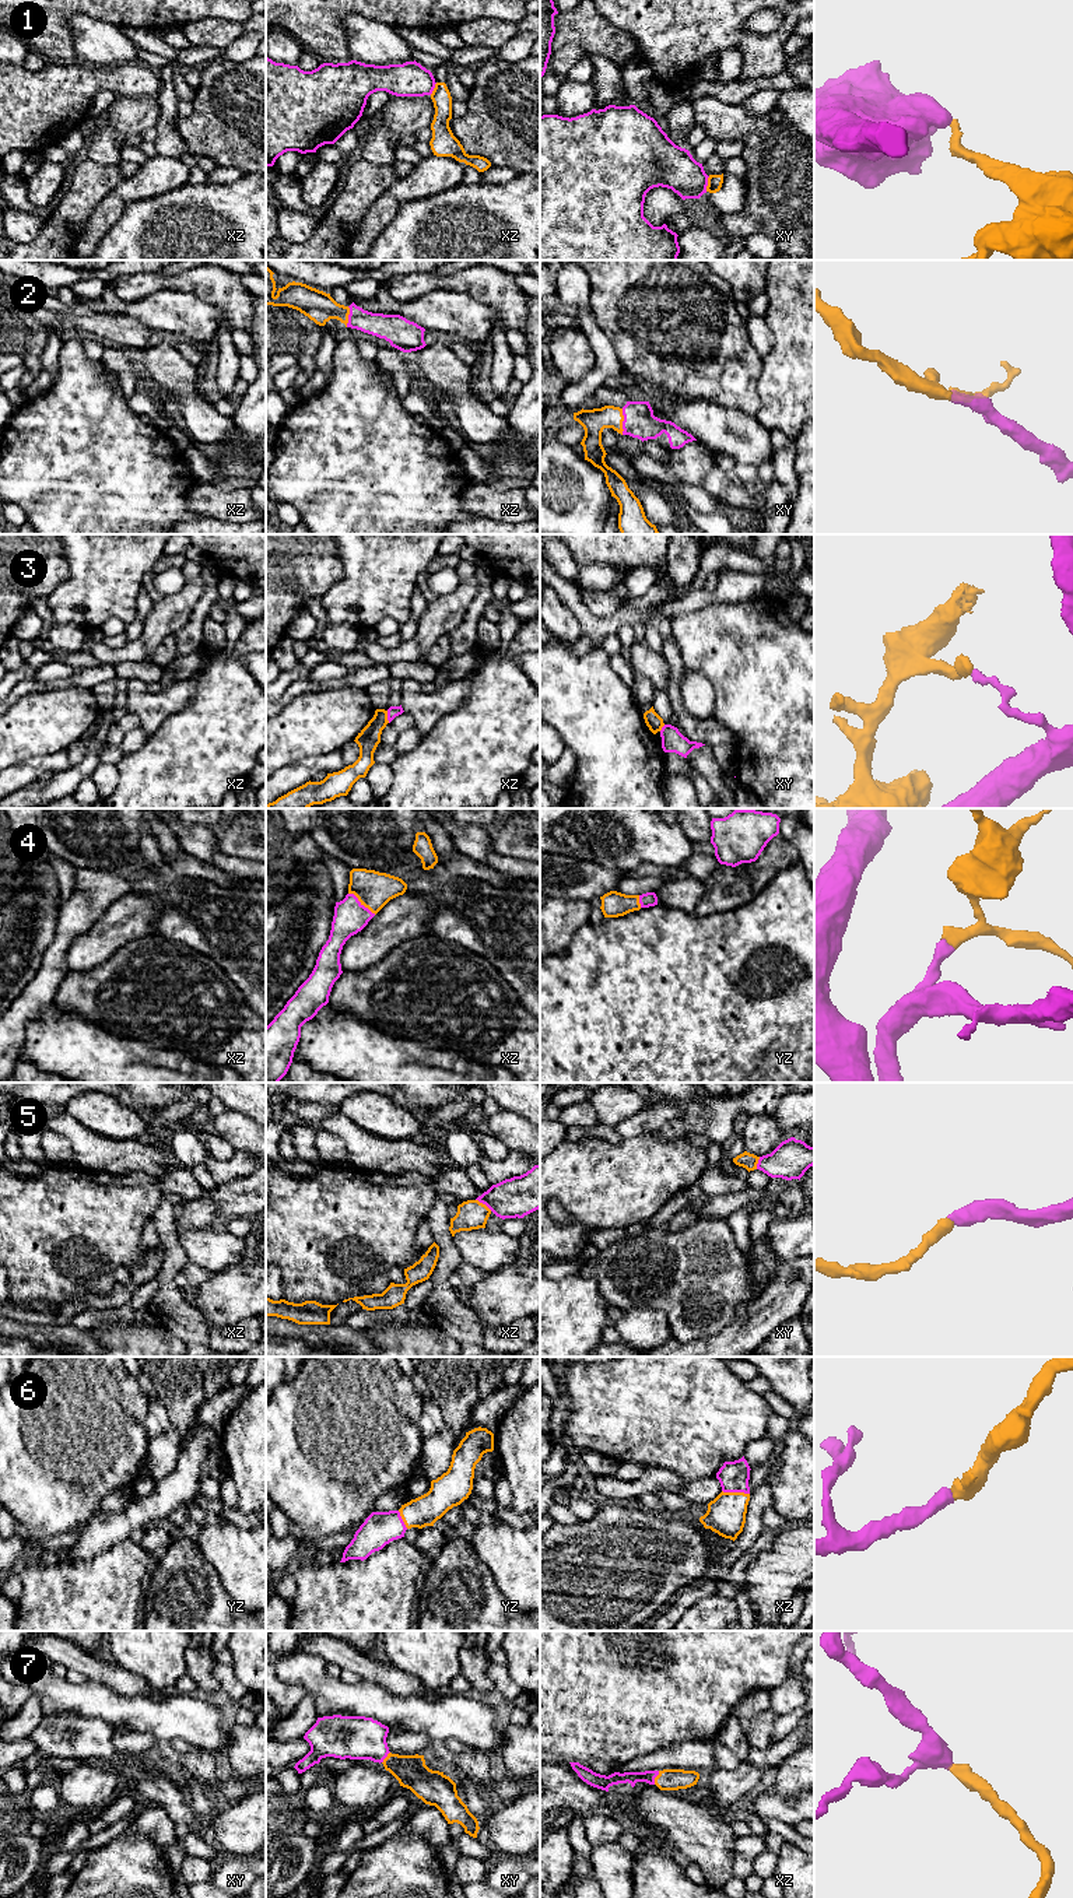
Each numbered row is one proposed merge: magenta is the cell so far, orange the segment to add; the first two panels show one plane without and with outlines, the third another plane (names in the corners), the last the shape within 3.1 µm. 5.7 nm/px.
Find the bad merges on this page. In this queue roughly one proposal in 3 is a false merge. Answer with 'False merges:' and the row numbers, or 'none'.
False merges: 1, 3

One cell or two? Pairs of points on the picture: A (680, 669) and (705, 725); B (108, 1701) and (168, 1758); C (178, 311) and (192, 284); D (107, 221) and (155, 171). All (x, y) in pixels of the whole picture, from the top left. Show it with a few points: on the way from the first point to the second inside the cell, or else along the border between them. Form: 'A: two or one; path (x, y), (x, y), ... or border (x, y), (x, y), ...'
A: one; path (676, 686), (676, 704), (688, 719)
B: two; border (157, 1740), (171, 1740), (189, 1747)
C: two; border (154, 293), (186, 290), (209, 300), (217, 308)
D: one; path (114, 207), (132, 189), (141, 185)

